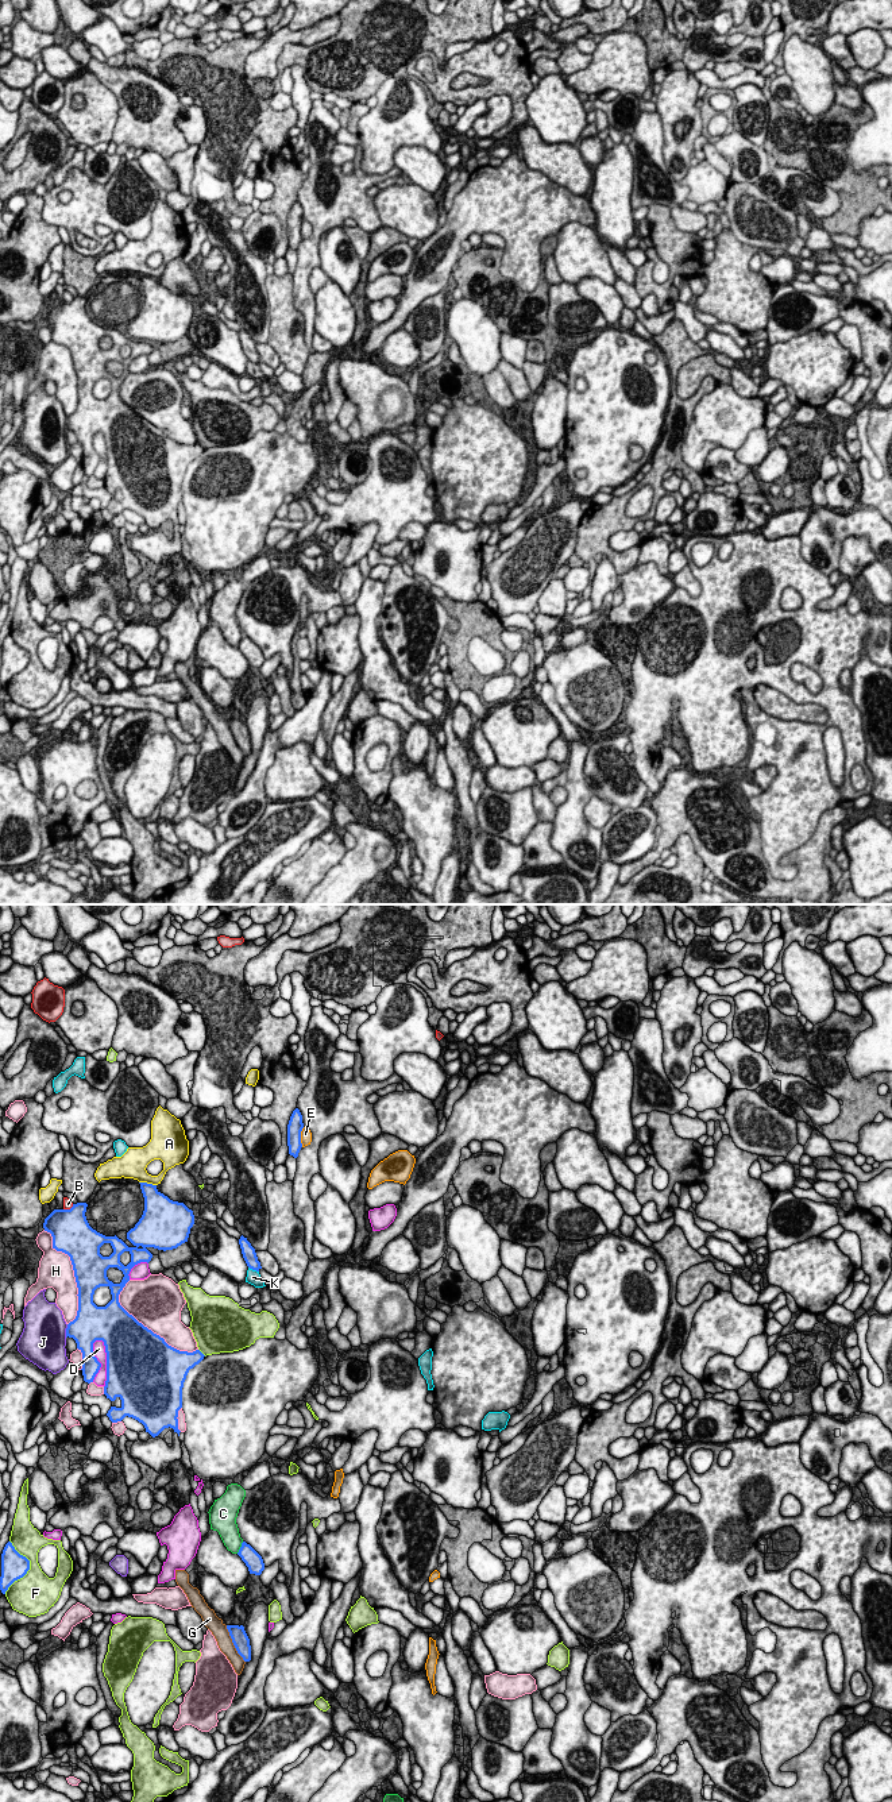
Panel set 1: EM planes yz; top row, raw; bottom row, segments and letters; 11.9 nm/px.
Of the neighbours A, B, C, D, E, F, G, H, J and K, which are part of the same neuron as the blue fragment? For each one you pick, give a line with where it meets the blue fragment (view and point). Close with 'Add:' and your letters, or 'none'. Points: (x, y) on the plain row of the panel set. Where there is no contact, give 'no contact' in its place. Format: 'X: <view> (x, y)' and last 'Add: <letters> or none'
G: yz (234, 737)
Add: G

